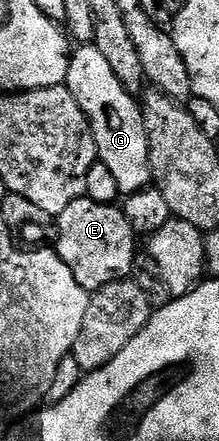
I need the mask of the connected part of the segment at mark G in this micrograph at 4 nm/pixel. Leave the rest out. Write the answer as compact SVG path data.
M80 44L71 51L68 59L68 91L78 100L78 108L92 124L96 141L97 159L110 168L121 195L127 196L147 190L153 185L152 169L148 159L148 141L144 116L139 101L122 88L118 76L114 76L109 62L98 52L94 44Z

